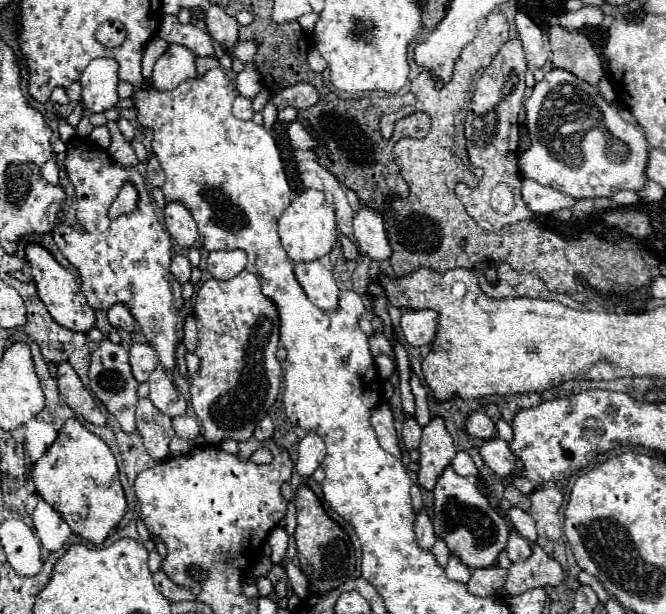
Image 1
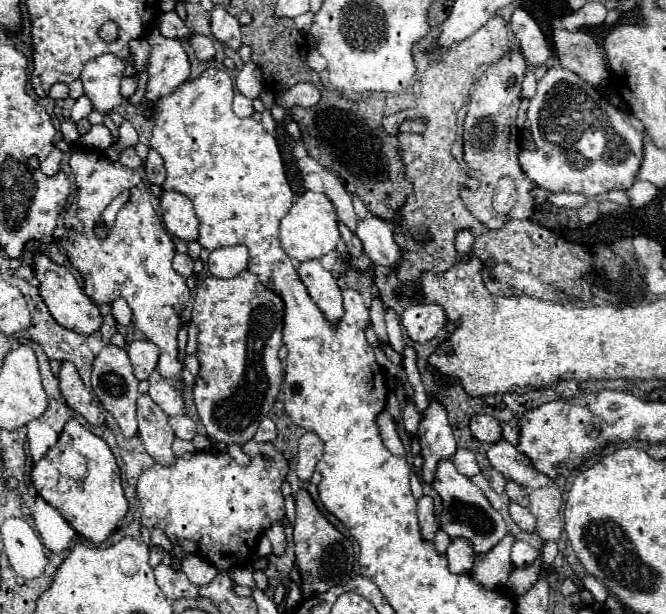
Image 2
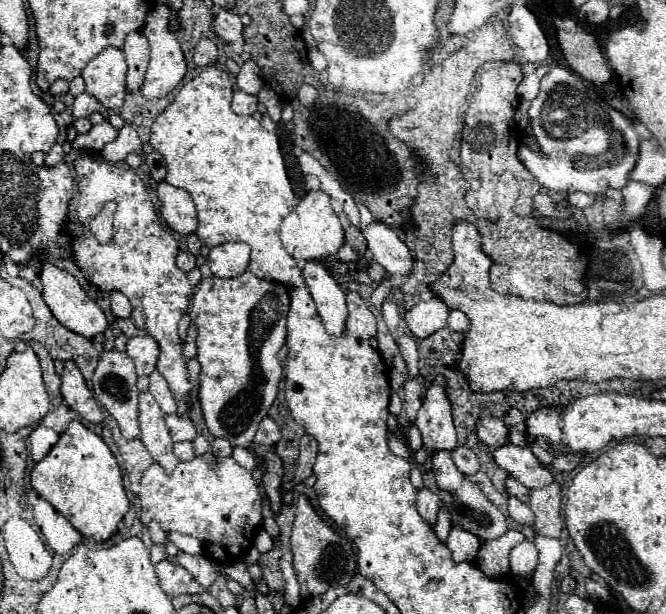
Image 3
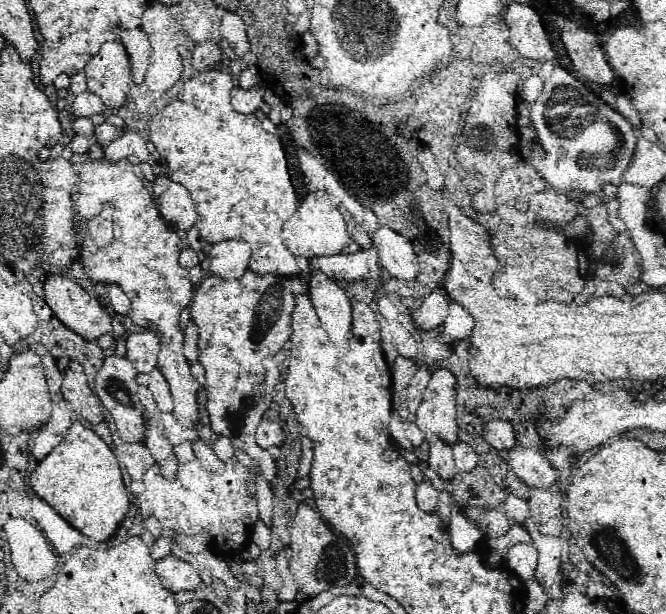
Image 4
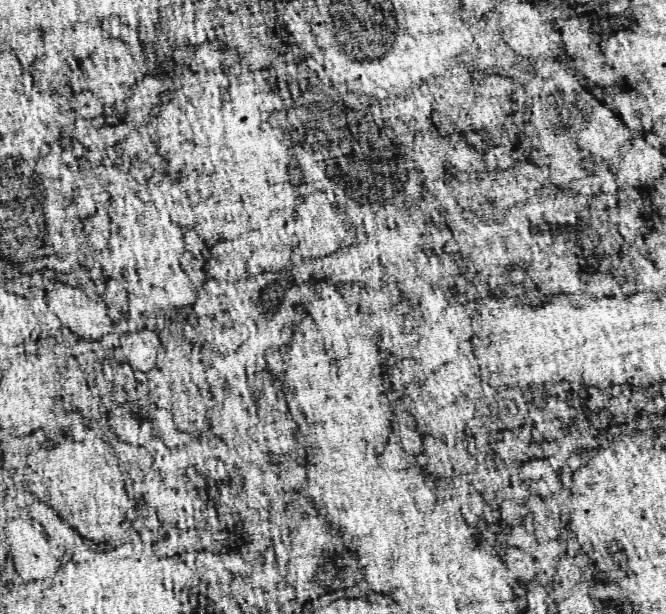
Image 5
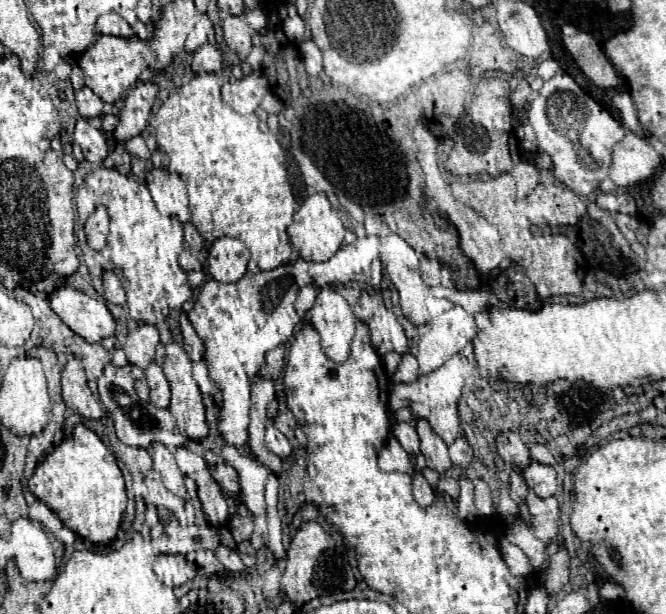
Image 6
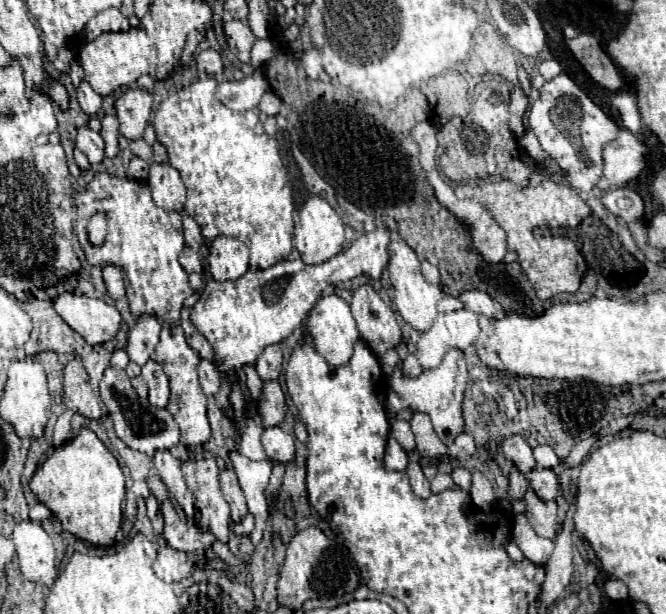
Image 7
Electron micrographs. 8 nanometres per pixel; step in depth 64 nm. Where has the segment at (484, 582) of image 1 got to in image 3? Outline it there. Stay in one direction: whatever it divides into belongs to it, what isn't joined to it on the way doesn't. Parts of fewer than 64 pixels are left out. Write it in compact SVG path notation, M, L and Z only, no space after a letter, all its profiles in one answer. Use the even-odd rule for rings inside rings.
M508 530L504 536L496 540L488 540L480 546L476 564L494 578L506 576L508 574L508 554L510 550L524 540L524 534L518 530Z

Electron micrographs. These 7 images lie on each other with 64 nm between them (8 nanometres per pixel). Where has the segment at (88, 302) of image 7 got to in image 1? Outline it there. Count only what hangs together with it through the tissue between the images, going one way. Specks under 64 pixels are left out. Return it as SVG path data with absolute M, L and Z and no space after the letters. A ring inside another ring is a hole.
M30 244L26 248L26 256L28 256L28 262L32 266L32 278L36 282L38 296L40 296L40 300L44 300L50 316L64 328L72 328L74 332L88 334L96 324L96 314L88 306L86 296L82 294L76 278L66 268L62 268L46 248L42 248L38 244Z

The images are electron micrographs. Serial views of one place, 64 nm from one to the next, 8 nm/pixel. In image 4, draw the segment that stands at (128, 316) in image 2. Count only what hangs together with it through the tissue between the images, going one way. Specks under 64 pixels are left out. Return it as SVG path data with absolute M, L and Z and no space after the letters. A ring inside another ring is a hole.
M110 284L110 286L108 286L108 296L110 296L110 304L114 306L114 310L116 310L118 314L128 314L128 312L130 312L130 298L122 292L120 286Z

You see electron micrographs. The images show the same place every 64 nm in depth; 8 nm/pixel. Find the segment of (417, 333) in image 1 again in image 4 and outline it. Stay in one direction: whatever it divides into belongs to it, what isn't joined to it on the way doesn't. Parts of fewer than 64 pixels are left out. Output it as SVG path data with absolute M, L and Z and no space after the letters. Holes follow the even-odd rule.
M436 294L436 296L428 296L424 298L422 306L414 312L414 322L420 328L438 328L444 322L448 310L448 298L444 294Z

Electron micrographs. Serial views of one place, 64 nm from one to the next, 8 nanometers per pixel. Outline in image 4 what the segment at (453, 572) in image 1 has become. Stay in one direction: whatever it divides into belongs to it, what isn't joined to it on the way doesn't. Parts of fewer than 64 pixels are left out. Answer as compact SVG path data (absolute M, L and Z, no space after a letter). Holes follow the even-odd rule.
M452 508L448 532L450 532L450 542L456 552L464 554L464 552L474 552L480 548L480 540L482 540L480 528L476 526L476 522L468 522L466 516L458 512L456 508Z

